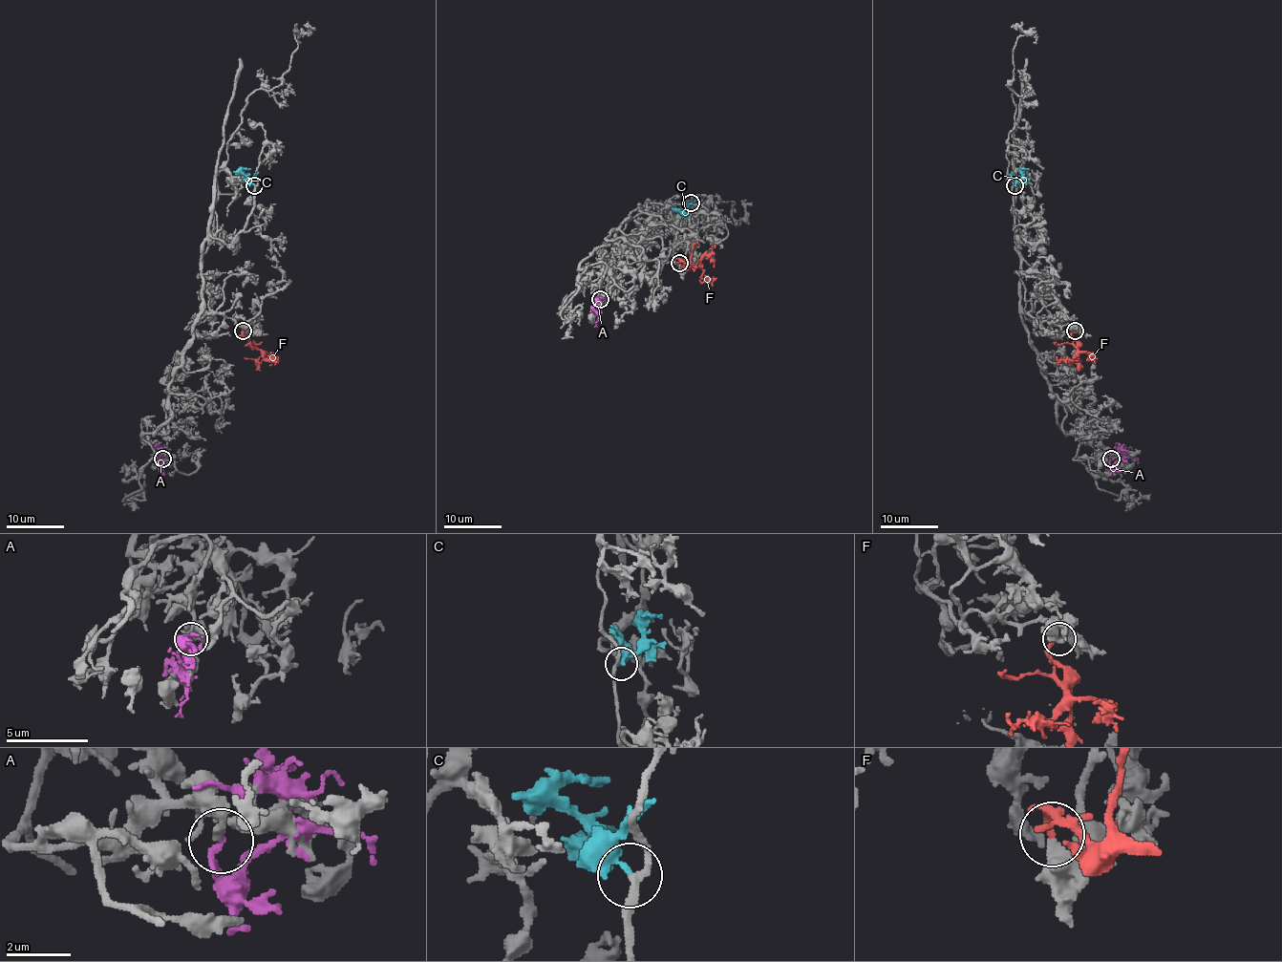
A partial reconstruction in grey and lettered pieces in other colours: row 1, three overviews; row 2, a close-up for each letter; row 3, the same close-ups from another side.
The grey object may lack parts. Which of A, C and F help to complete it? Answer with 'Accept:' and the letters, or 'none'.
Accept: C, F

